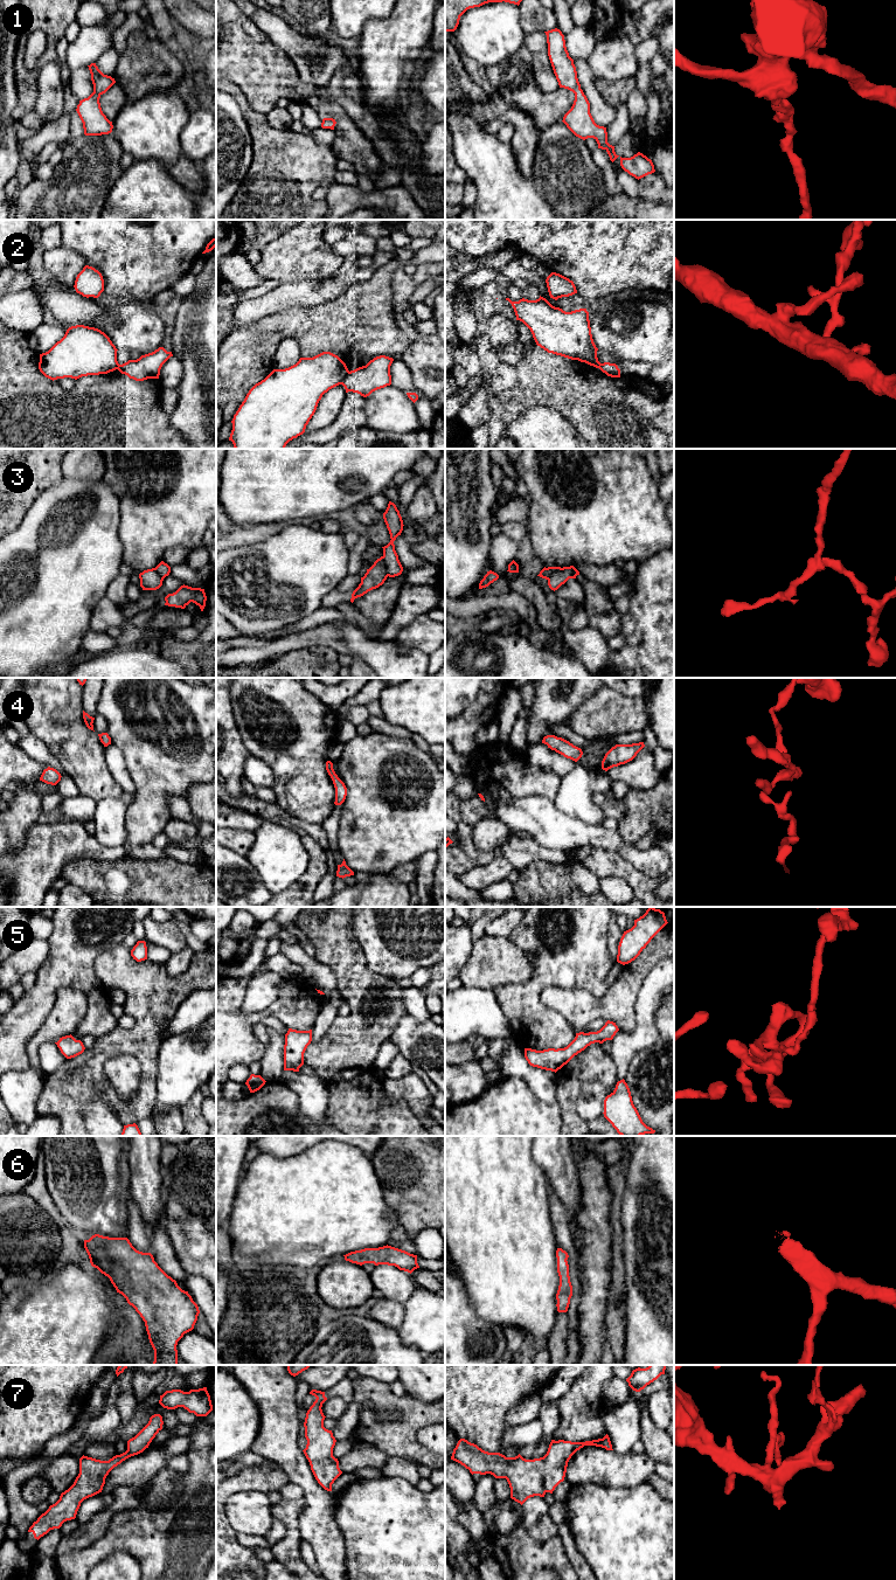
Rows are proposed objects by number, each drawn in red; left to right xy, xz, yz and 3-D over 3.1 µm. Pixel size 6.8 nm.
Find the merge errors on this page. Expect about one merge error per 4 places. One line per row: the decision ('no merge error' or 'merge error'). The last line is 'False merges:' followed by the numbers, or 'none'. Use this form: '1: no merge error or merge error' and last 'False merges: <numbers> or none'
1: no merge error
2: merge error
3: merge error
4: no merge error
5: no merge error
6: no merge error
7: no merge error
False merges: 2, 3

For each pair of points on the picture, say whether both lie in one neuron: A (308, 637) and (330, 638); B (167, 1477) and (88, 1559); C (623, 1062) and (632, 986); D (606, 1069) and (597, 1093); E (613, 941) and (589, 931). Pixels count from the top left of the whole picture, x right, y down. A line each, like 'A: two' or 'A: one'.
A: one
B: two
C: two
D: two
E: two

